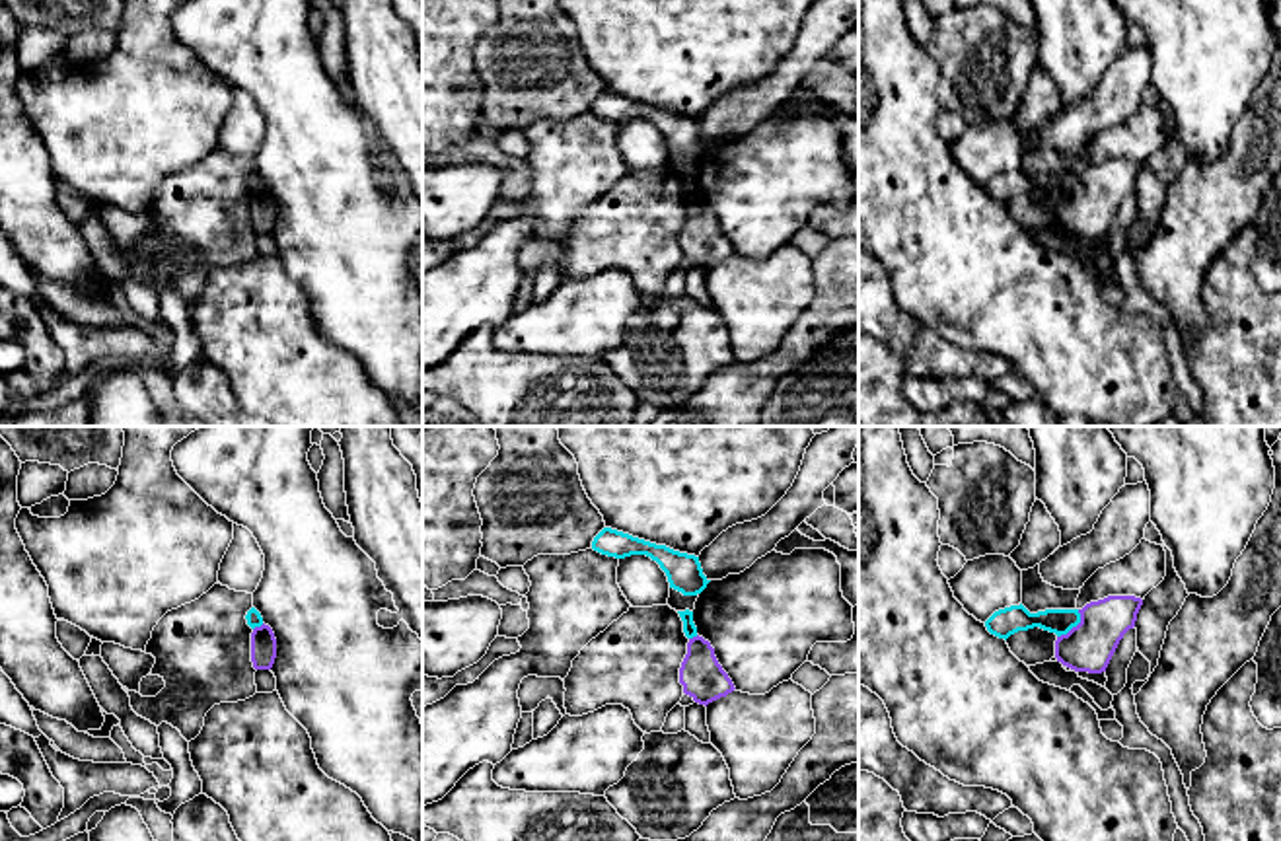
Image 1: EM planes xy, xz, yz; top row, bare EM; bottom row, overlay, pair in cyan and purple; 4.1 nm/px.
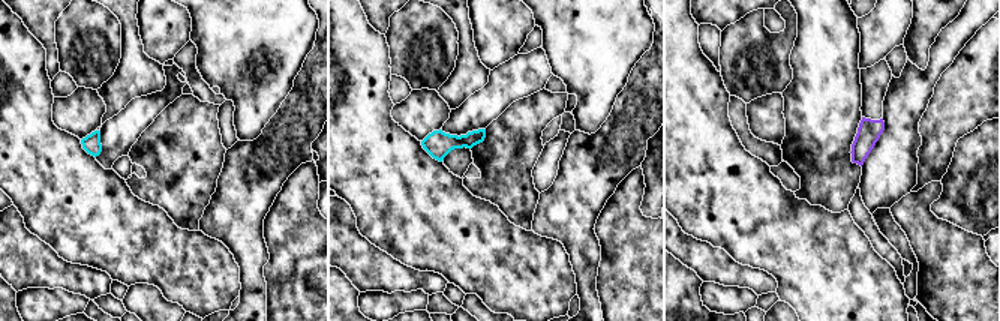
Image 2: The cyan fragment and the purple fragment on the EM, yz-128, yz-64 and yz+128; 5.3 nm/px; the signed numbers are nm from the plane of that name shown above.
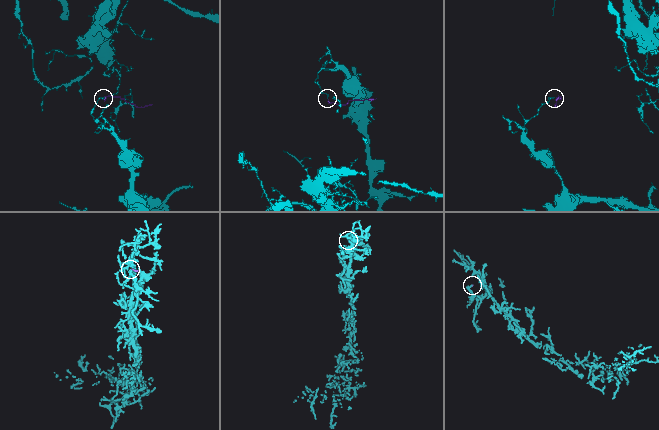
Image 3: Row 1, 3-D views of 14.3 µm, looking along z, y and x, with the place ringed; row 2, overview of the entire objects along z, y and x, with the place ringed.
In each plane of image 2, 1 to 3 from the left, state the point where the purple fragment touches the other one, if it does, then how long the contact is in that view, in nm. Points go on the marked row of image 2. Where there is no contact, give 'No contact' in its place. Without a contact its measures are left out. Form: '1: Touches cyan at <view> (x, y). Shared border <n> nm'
1: No contact
2: No contact
3: No contact

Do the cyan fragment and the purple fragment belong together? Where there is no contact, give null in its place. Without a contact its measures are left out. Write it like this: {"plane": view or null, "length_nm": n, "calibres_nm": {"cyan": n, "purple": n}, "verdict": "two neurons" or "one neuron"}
{"plane": "yz", "length_nm": 150, "calibres_nm": {"cyan": 110, "purple": 200}, "verdict": "two neurons"}

